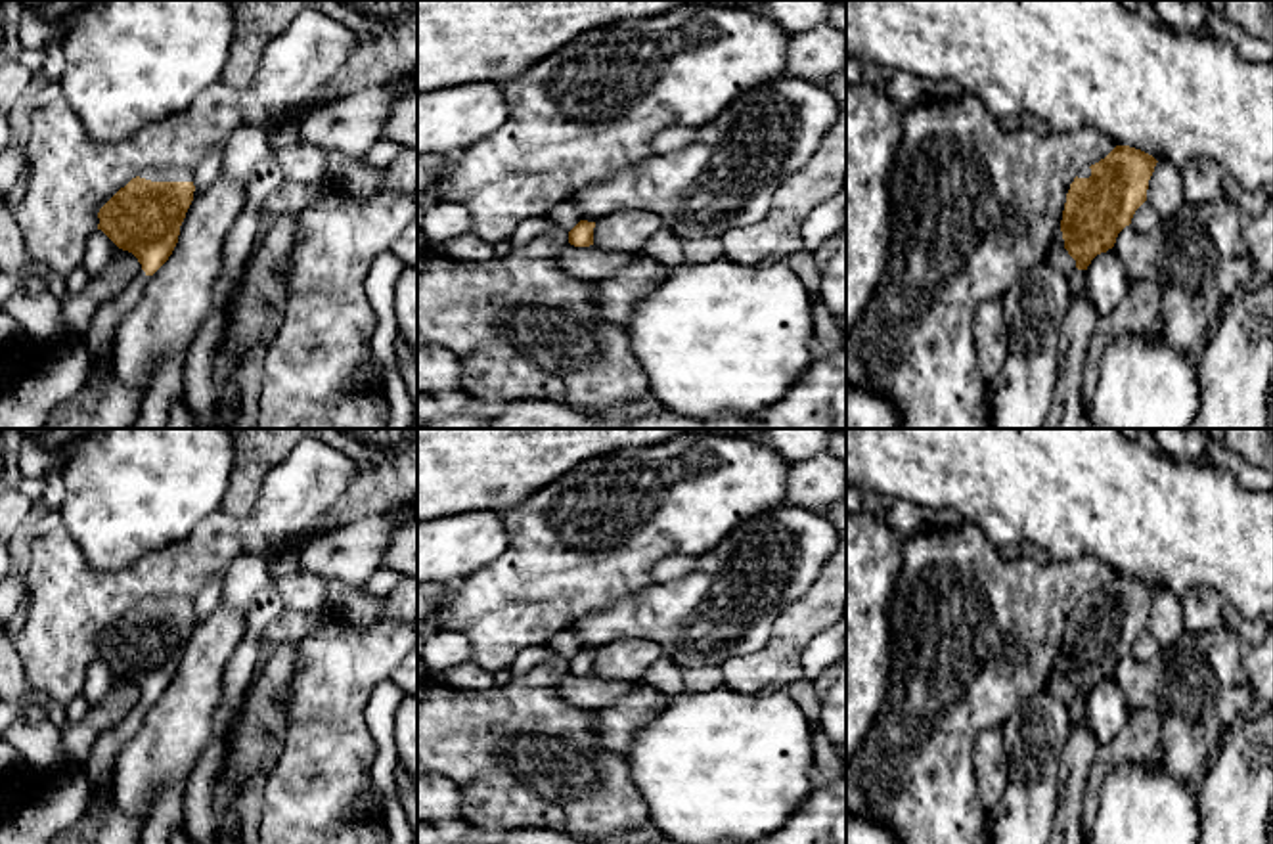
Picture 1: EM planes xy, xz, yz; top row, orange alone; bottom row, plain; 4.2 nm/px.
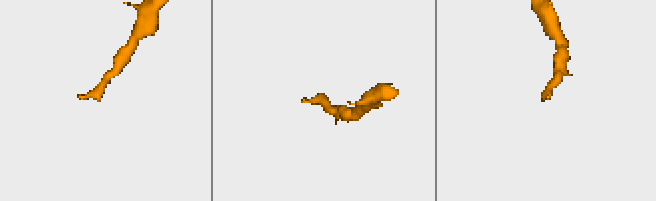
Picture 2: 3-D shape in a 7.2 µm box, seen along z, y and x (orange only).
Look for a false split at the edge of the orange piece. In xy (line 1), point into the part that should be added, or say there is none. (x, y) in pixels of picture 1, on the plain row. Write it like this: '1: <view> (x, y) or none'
1: xy (100, 762)

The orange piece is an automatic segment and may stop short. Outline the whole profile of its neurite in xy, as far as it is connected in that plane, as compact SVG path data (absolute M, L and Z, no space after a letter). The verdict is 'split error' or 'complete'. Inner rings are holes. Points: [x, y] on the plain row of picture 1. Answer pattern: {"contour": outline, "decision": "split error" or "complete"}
{"contour": "M149 595L121 616L98 641L101 658L119 677L132 681L140 699L113 727L90 746L82 767L92 781L86 810L98 815L115 800L115 760L142 729L153 702L172 683L180 655L193 630L193 599L188 595Z", "decision": "split error"}

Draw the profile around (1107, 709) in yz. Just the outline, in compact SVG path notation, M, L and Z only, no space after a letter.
M1114 677L1097 683L1087 695L1085 720L1097 744L1114 741L1128 722L1128 714L1128 700Z

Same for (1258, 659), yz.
M1273 626L1258 645L1242 649L1242 668L1248 676L1252 699L1273 708Z

